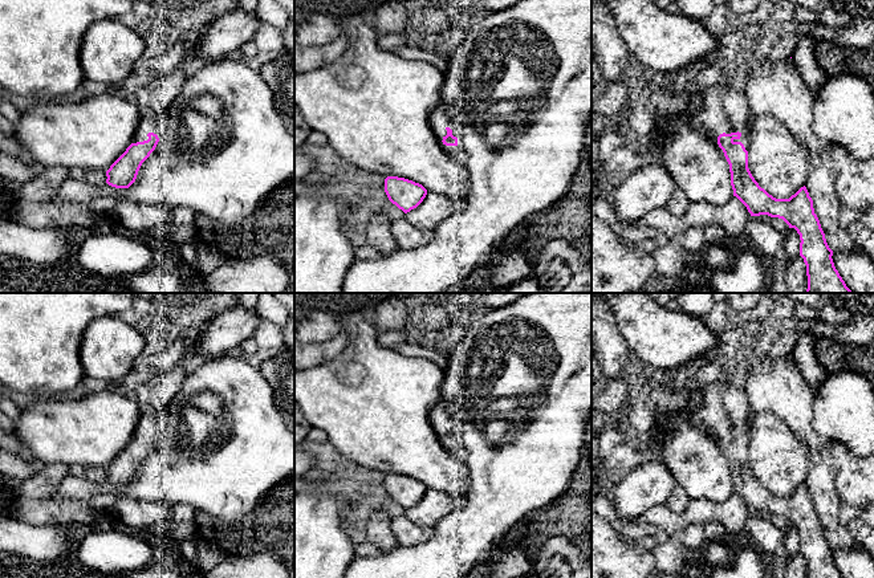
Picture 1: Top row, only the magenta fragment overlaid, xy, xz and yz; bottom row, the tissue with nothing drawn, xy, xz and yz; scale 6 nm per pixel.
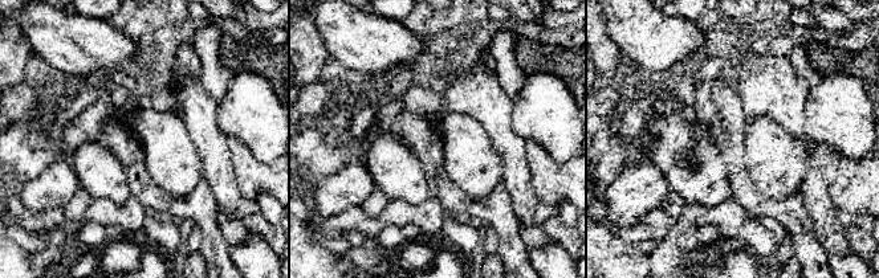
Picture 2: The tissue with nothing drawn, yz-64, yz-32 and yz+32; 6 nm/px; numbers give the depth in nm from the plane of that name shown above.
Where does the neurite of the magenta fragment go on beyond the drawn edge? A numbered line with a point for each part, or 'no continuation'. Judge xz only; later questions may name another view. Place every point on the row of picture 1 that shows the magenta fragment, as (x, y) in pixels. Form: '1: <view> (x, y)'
1: xz (439, 119)

